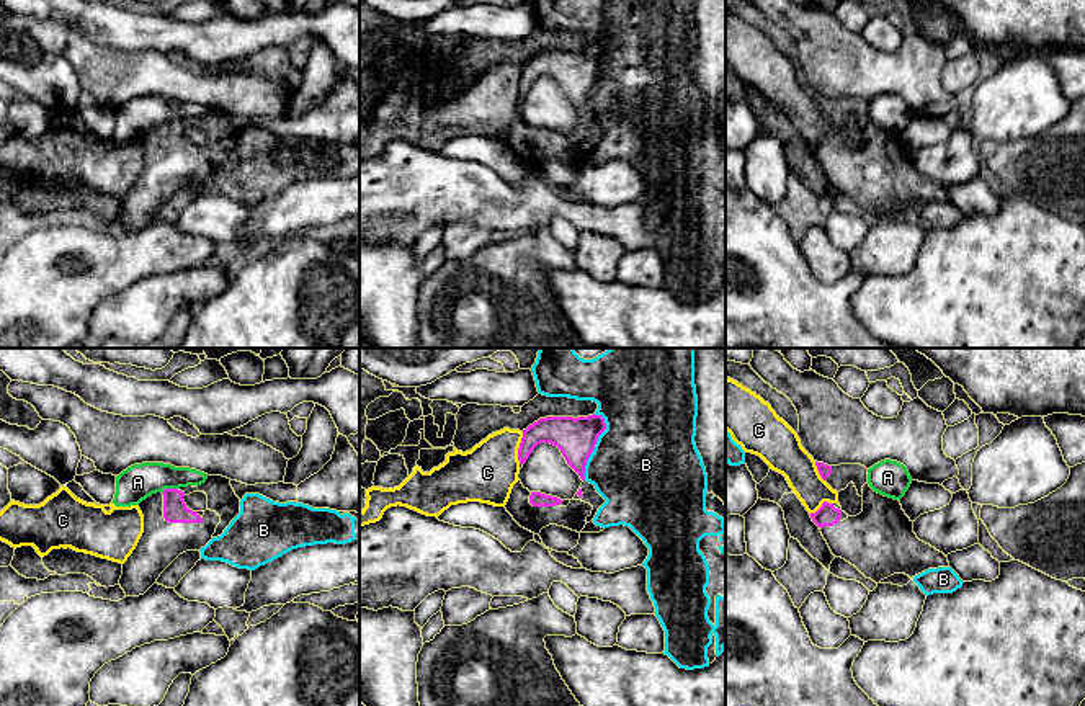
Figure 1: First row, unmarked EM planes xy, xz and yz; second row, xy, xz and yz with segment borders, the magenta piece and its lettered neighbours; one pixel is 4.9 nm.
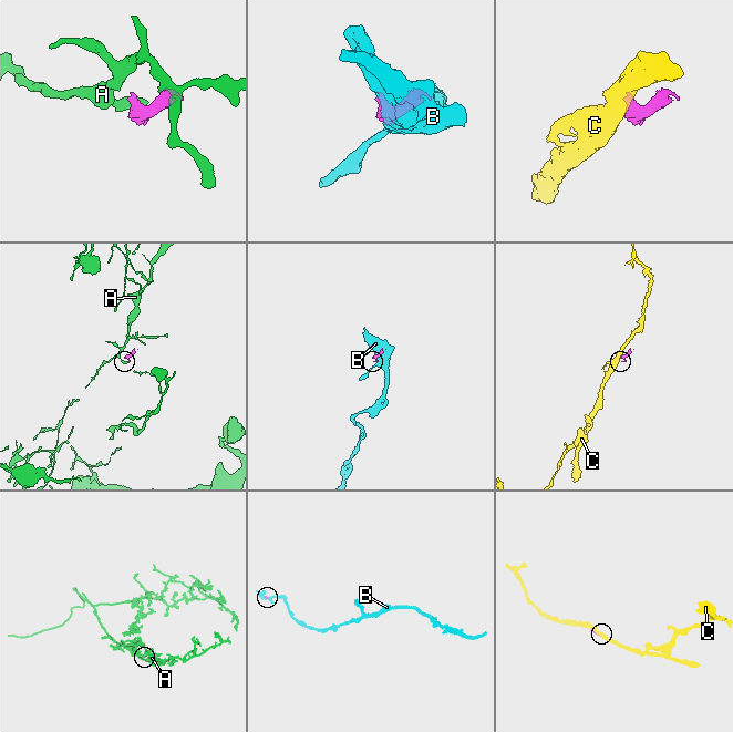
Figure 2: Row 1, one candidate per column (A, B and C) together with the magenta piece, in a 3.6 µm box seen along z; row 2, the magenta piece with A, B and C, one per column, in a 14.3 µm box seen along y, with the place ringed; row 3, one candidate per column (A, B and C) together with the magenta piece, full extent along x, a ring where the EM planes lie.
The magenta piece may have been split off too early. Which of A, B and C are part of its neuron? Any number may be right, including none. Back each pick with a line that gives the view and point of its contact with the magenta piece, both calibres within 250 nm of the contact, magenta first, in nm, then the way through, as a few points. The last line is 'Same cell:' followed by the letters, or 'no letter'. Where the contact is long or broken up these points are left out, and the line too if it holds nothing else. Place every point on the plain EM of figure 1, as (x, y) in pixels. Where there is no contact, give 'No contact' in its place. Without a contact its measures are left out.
Same cell: no letter

